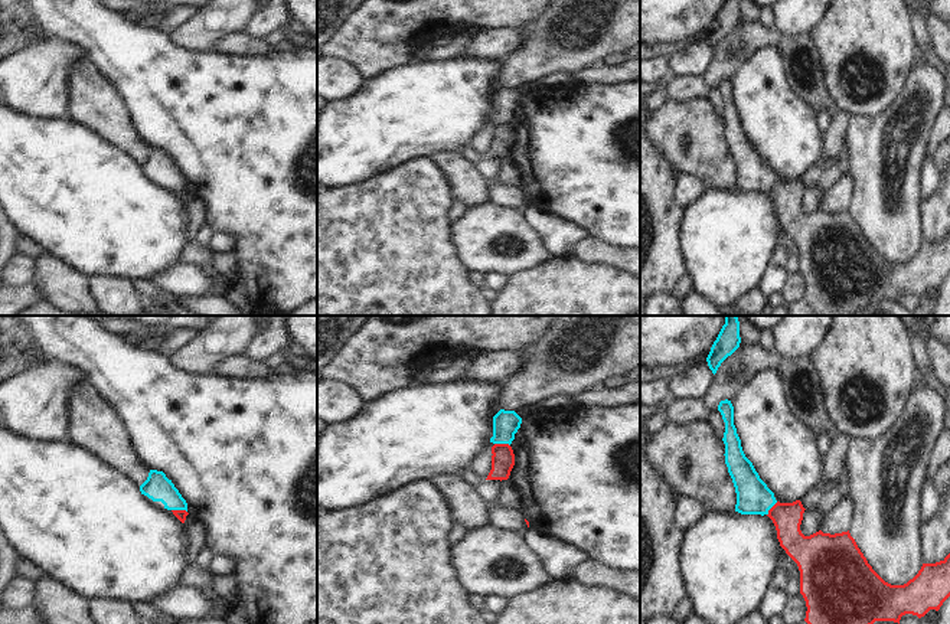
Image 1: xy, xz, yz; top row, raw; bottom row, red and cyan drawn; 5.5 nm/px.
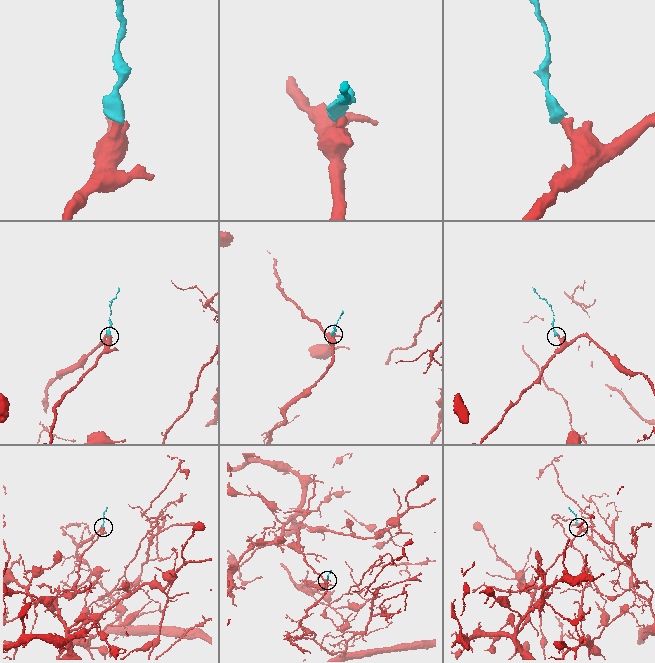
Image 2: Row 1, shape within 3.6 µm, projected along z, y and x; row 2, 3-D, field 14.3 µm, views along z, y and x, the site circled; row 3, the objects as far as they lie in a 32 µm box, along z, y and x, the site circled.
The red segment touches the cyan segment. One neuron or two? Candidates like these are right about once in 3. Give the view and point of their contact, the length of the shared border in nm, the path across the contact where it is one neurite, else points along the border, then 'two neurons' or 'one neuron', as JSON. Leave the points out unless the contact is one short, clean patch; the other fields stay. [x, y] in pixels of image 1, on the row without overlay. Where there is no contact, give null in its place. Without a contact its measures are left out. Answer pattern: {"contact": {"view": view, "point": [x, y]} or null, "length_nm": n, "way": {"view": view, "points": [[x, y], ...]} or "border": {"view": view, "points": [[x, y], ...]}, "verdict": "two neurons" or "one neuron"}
{"contact": {"view": "xy", "point": [179, 188]}, "length_nm": 90, "border": {"view": "xy", "points": [[172, 186], [183, 186], [186, 189]]}, "verdict": "two neurons"}

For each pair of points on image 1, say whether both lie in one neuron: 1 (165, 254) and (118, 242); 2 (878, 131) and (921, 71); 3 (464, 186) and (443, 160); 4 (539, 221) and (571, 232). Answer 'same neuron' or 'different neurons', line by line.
1: same neuron
2: same neuron
3: same neuron
4: same neuron

